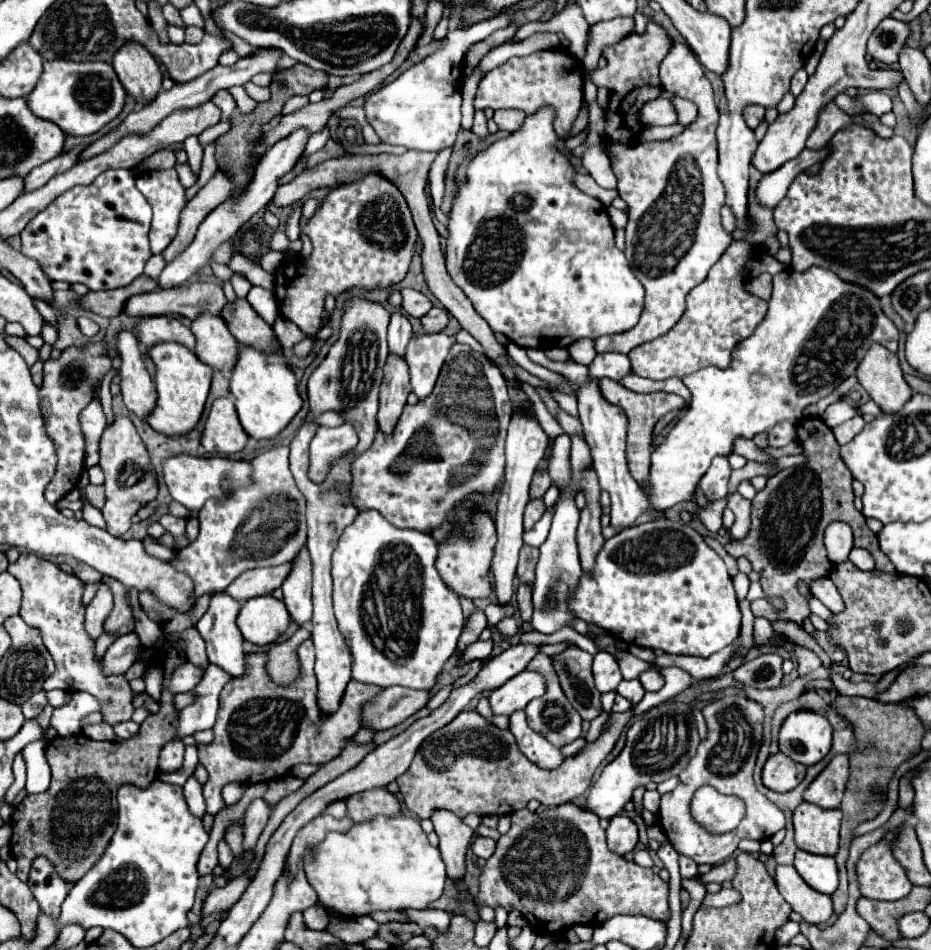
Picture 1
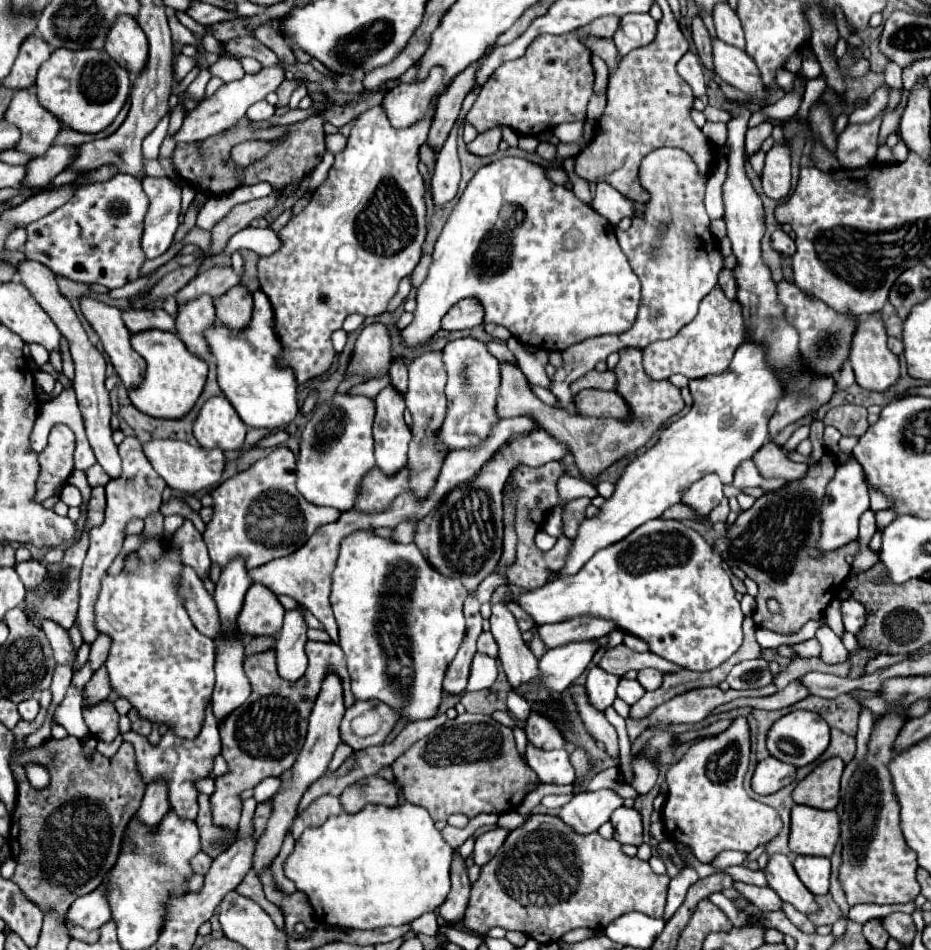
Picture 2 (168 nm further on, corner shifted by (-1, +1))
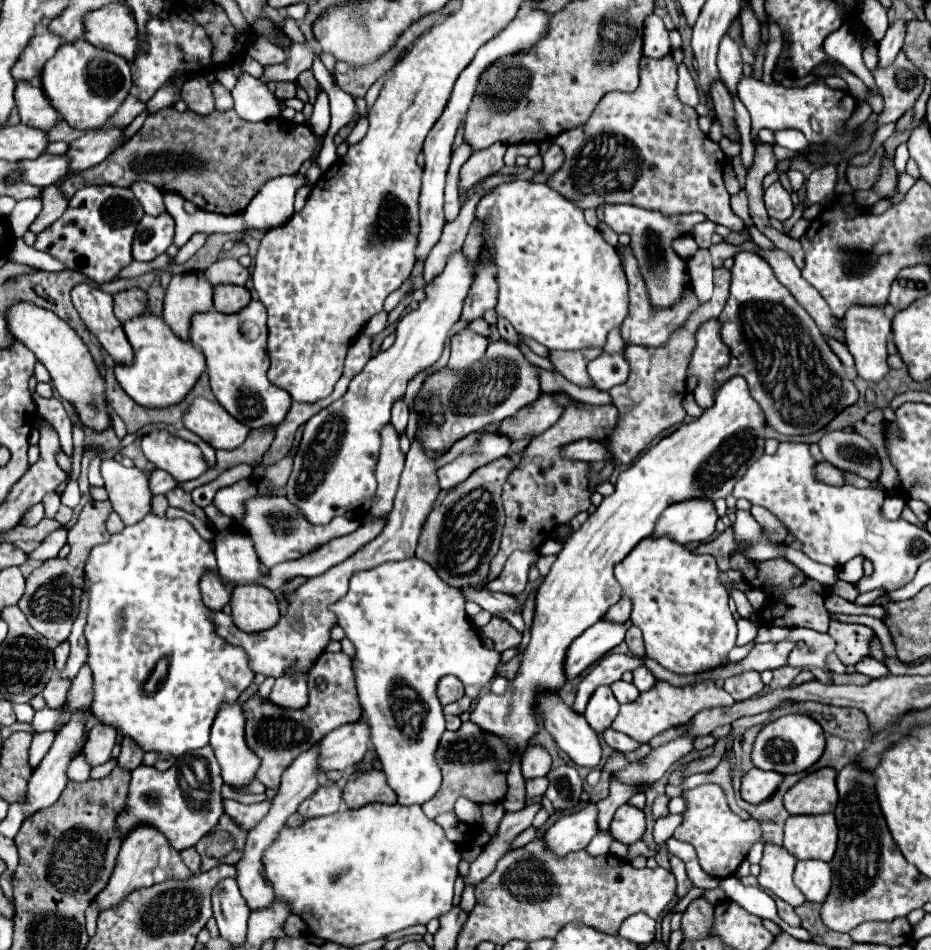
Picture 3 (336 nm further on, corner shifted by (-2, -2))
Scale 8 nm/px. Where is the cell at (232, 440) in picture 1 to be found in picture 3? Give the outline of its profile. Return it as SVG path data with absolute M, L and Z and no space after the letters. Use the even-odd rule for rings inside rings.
M195 398L183 416L183 426L201 436L213 448L233 450L241 446L249 434L249 428L229 416L227 410L207 398Z

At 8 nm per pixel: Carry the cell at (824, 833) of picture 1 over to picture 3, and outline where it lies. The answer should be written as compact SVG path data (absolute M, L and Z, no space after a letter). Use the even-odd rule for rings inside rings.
M821 814L821 816L789 816L785 822L785 848L797 858L797 860L823 860L829 862L835 854L835 846L838 841L838 827L833 814Z

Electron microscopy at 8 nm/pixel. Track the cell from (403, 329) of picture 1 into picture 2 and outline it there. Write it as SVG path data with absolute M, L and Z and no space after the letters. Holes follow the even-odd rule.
M396 357L392 367L390 367L390 381L392 385L398 389L398 391L406 391L406 385L408 385L408 369L406 369L406 363L404 363L404 357Z

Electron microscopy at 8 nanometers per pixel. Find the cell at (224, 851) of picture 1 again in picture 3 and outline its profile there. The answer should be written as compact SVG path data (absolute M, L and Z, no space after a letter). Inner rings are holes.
M325 652L319 656L309 674L309 704L303 710L285 710L269 700L253 696L245 706L243 714L247 720L247 744L261 758L261 768L257 780L267 788L279 788L283 770L313 744L319 742L327 732L357 722L361 716L361 706L355 692L355 676L351 670L351 658L343 652ZM315 732L315 734L313 734Z

